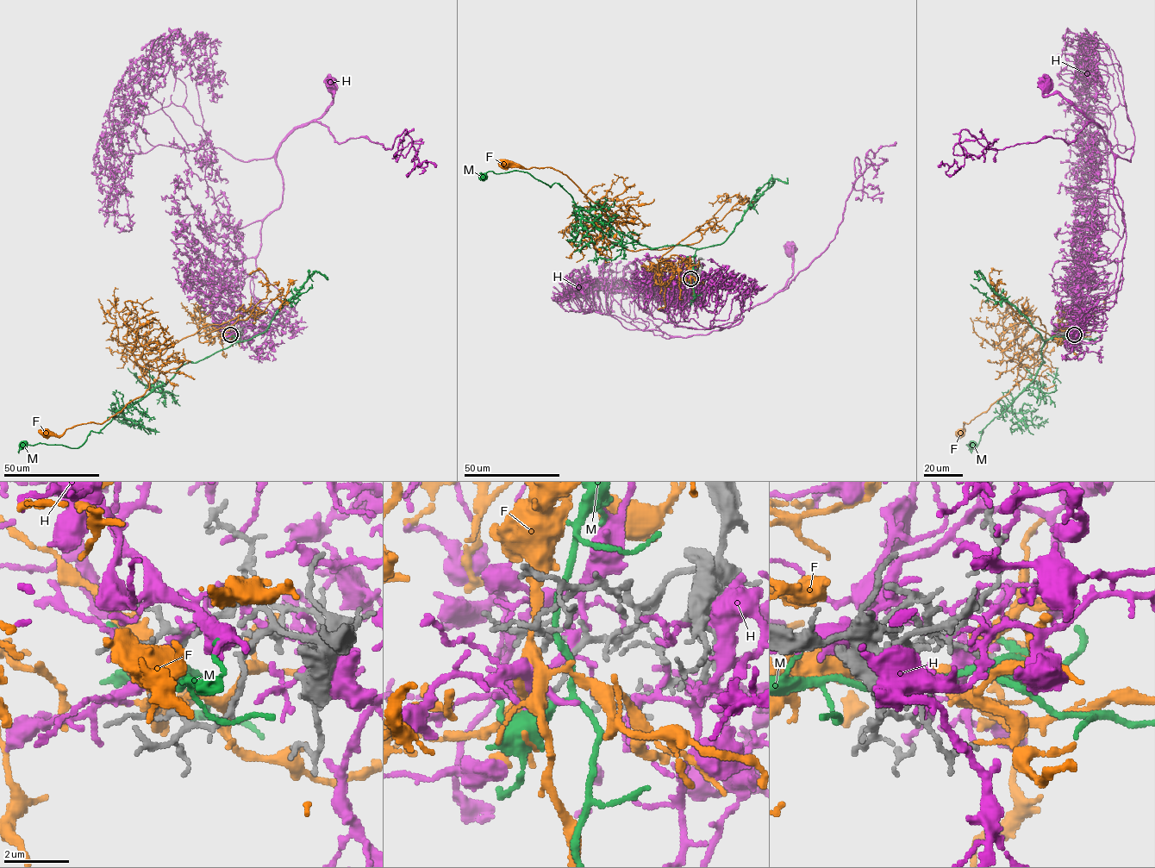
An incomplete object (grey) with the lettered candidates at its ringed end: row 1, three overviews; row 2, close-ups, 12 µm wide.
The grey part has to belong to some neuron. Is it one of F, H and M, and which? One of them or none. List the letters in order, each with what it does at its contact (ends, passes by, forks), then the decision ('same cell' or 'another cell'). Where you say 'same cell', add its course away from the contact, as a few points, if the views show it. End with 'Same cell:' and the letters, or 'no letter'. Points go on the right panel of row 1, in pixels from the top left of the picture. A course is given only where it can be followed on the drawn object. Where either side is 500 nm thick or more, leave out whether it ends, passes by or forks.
F: it forks; same cell; course (1075, 334), (1053, 341), (1027, 316), (1045, 326), (1041, 357), (960, 434)
H: it forks; another cell
M: it forks; another cell
Same cell: F

